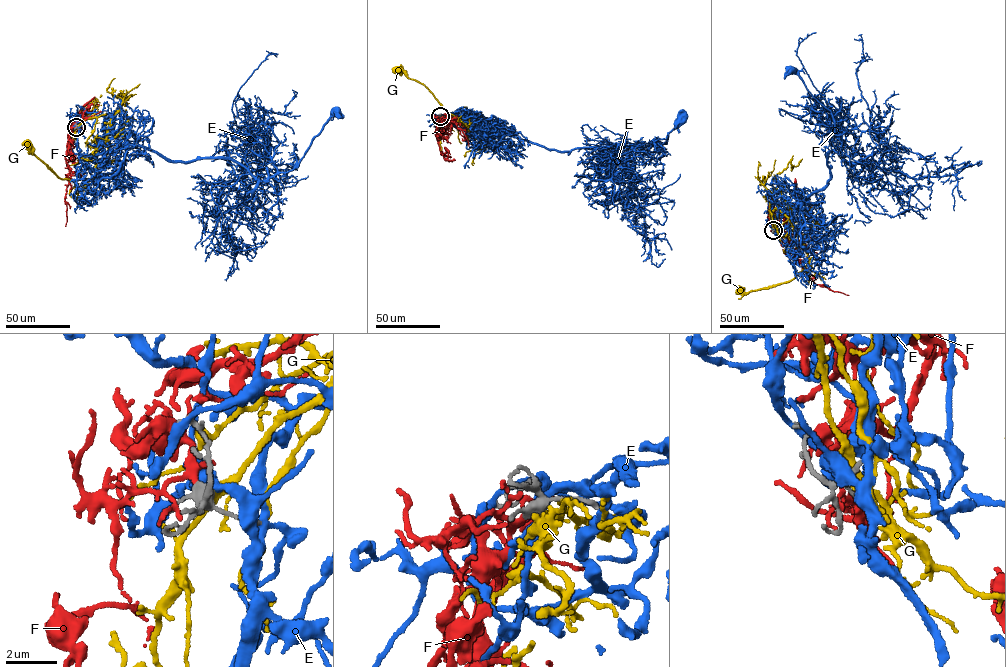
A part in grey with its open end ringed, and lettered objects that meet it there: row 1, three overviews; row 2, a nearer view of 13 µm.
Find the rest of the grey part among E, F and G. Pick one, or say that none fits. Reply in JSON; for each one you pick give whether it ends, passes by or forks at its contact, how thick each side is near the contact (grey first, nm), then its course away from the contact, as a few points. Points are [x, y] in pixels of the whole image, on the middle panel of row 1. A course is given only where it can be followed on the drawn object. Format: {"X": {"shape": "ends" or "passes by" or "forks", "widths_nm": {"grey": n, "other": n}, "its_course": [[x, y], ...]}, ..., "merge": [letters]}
{"F": {"shape": "forks", "widths_nm": {"grey": 320, "other": 200}, "its_course": [[440, 116], [437, 138], [437, 128], [441, 123], [454, 122], [469, 146]]}, "merge": ["F"]}

